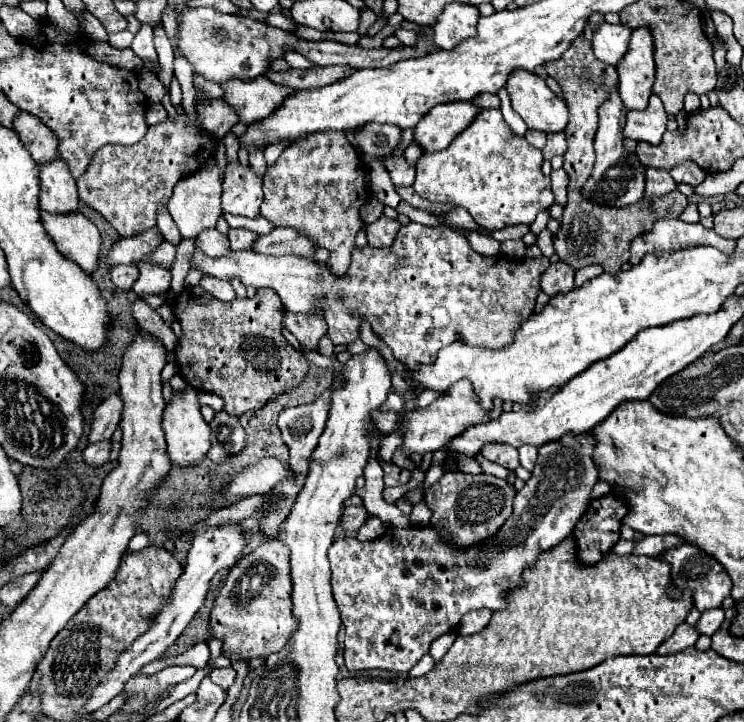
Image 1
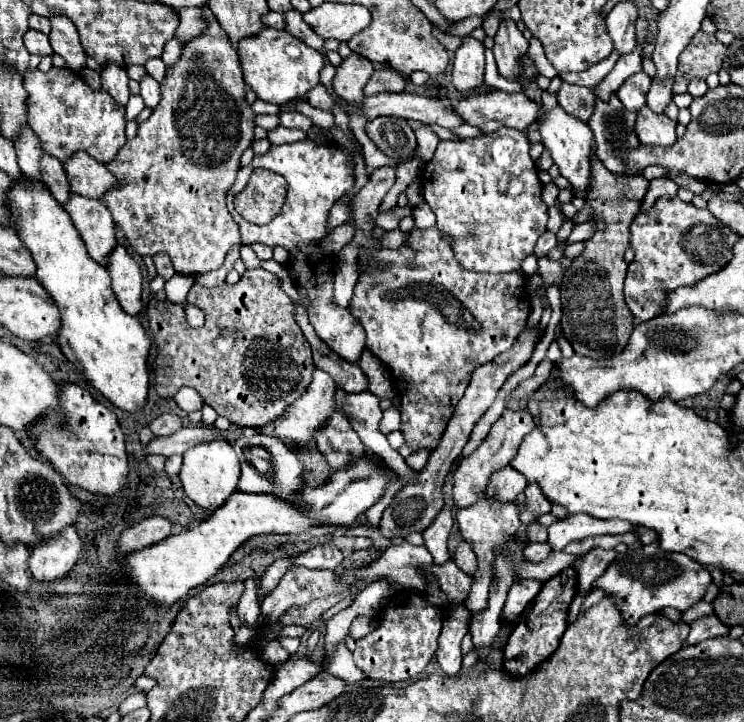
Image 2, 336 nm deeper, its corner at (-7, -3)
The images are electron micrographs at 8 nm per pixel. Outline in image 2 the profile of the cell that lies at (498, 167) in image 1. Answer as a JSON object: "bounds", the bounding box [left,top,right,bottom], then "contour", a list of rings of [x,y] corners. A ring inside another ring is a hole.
{"bounds":[421,128,547,272],"contour":[[[501,128],[493,136],[465,138],[461,142],[441,140],[435,156],[421,174],[421,194],[437,216],[437,228],[453,238],[453,252],[461,266],[475,272],[519,270],[525,256],[533,254],[537,238],[547,230],[547,204],[541,200],[541,182],[529,156],[529,140],[523,132]]]}

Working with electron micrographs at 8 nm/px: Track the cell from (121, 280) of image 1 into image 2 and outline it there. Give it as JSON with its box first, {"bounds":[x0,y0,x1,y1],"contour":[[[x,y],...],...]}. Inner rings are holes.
{"bounds":[153,254,175,280],"contour":[[[155,254],[153,256],[153,262],[157,266],[157,274],[163,276],[165,280],[169,280],[175,274],[175,270],[171,266],[171,258],[167,258],[167,254]]]}

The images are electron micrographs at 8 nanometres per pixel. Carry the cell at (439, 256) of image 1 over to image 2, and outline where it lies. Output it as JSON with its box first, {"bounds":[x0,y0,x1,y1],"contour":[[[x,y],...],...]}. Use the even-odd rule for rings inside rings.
{"bounds":[349,226,531,452],"contour":[[[435,226],[427,230],[413,228],[405,246],[397,250],[383,248],[375,252],[379,260],[387,262],[387,268],[369,270],[359,276],[349,310],[367,332],[367,348],[395,372],[393,378],[397,380],[397,394],[401,396],[401,432],[411,452],[419,452],[423,448],[435,450],[435,444],[439,444],[439,438],[443,436],[455,406],[463,398],[465,386],[469,384],[475,368],[509,350],[525,328],[531,312],[525,274],[521,270],[507,274],[465,270],[453,256],[451,238],[447,238],[447,234],[439,234],[439,228]]]}

